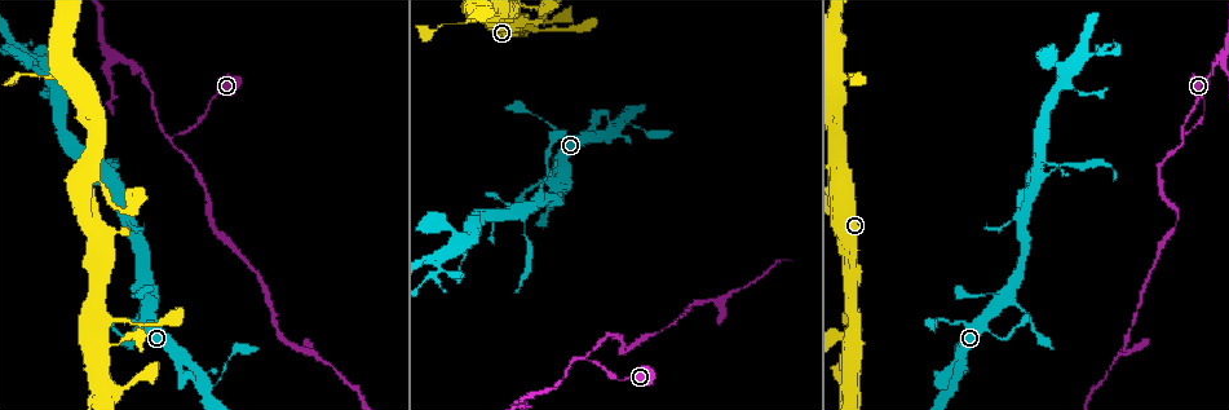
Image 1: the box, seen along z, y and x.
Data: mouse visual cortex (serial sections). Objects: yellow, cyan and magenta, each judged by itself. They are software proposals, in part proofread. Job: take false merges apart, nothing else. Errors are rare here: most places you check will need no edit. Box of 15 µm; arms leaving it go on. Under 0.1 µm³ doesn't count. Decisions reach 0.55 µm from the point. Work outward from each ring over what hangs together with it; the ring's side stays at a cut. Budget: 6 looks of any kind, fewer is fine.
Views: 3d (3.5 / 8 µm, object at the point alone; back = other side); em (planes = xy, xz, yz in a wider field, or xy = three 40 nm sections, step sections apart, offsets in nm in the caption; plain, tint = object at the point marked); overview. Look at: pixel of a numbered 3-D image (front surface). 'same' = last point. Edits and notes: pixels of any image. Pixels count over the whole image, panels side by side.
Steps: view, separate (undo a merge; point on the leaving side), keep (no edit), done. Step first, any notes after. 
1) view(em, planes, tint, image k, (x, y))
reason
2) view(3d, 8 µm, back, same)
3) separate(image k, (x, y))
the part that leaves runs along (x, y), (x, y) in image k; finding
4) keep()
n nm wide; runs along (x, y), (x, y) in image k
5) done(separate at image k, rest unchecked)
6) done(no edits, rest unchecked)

view(3d, 3.5 µm, image 1, (115, 390))
sudden change in width

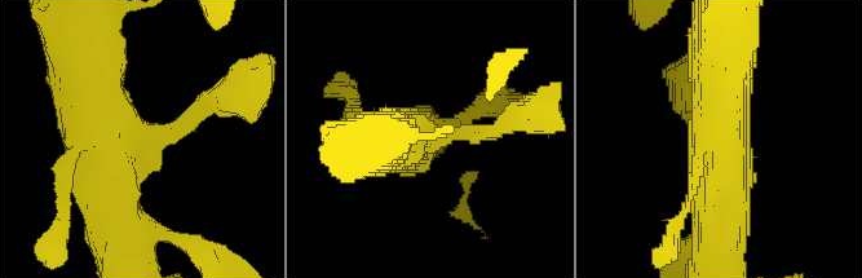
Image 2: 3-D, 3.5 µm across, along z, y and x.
view(em, xy, step 3, tint, image 2, (144, 138))

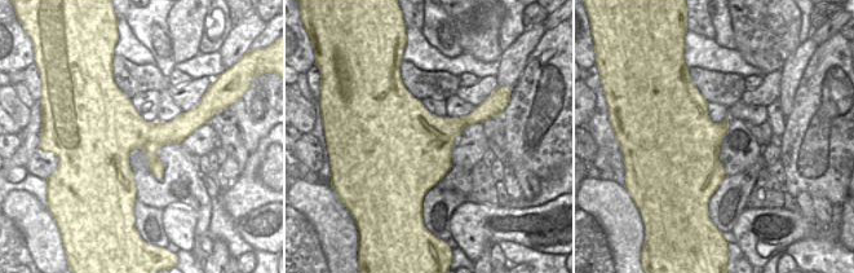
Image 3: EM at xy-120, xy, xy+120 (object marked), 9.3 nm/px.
keep()
runs along (723, 56), (723, 179), (710, 203) in image 2; one cell here

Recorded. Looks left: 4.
view(3d, 3.5 µm, image 1, (1042, 175))
thin arm on a thick one

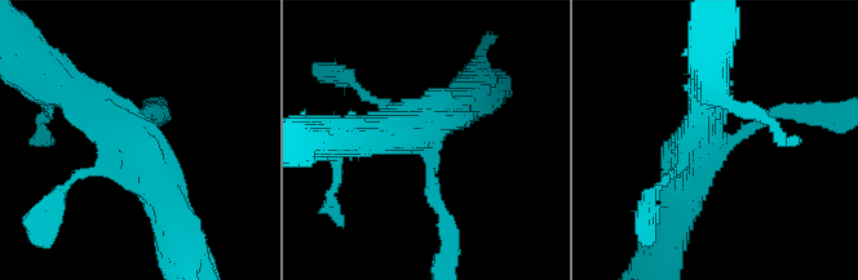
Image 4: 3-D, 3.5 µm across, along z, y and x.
view(em, xy, step 2, tint, image 4, (718, 145))
now the EM

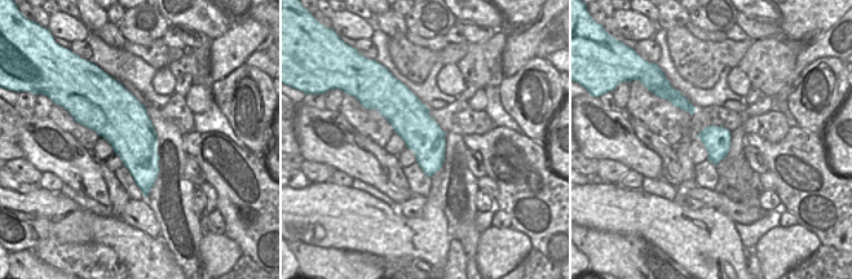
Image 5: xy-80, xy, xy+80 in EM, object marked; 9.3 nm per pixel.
keep()
360 nm wide; runs along (172, 214), (136, 143), (69, 92) in image 4; one cell here

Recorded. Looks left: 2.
view(3d, 3.5 µm, image 1, (584, 356))
abrupt turn

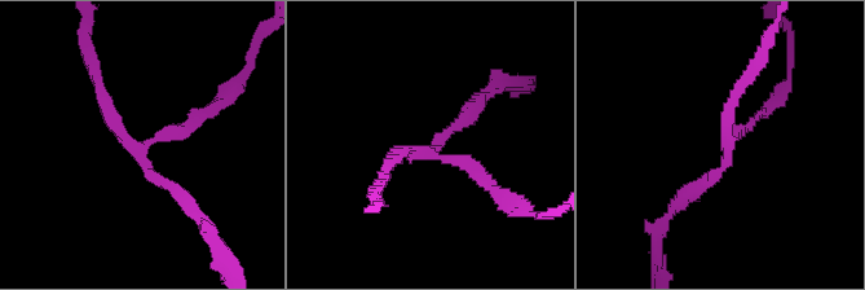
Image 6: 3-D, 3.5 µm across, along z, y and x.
view(em, xy, step 3, tint, image 6, (139, 151))
3 arms; arms of 100, 150, 150 nm; shape alone is not enough

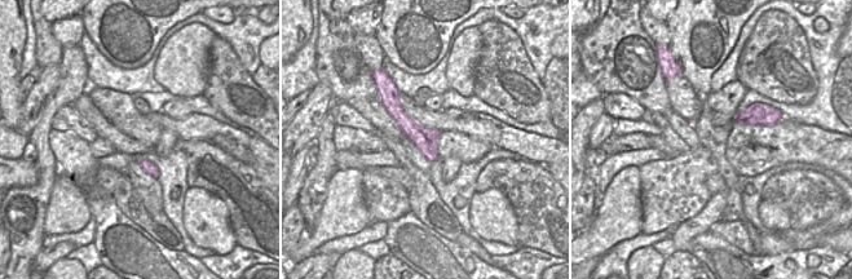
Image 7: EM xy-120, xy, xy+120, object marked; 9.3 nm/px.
keep()
runs along (393, 94), (394, 110), (435, 156) in image 7; continuous, no second cell

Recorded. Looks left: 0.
done(no edits, rest unchecked)

